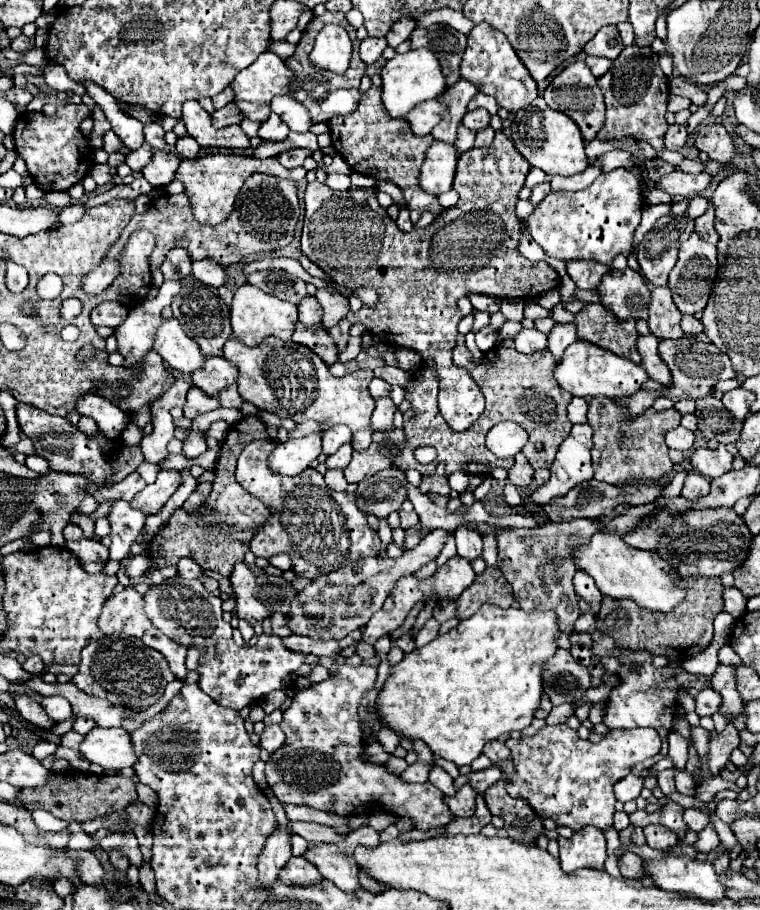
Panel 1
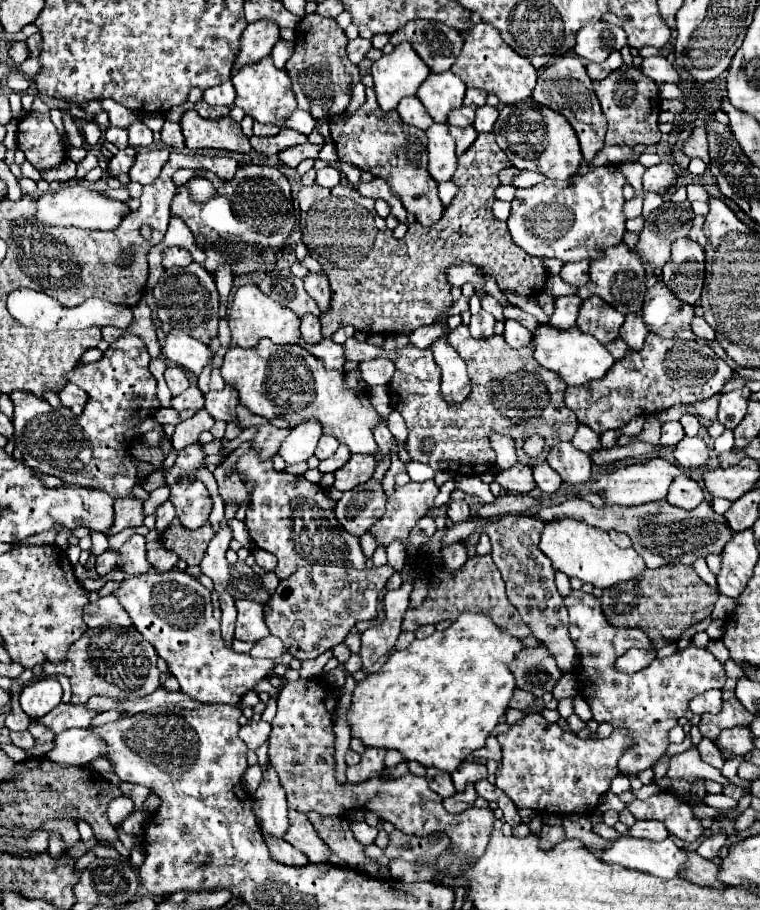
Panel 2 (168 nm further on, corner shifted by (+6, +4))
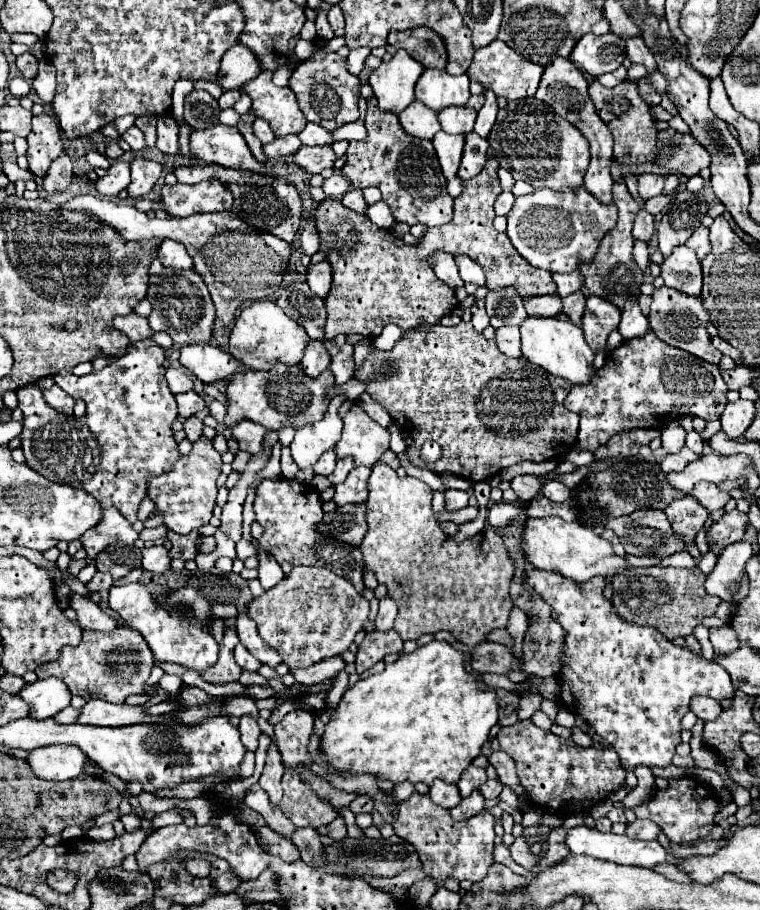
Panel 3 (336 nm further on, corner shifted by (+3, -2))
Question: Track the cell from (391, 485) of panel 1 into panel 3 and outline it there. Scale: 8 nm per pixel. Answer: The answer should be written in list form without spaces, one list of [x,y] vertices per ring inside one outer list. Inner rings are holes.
[[[365,502],[363,504],[345,504],[337,508],[335,512],[325,514],[319,524],[319,530],[351,546],[359,546],[367,530]]]

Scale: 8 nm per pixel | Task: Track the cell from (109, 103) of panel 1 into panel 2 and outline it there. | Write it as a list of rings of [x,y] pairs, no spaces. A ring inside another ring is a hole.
[[[110,126],[110,128],[104,132],[104,138],[106,138],[108,142],[112,142],[116,148],[128,148],[128,136],[126,136],[126,130],[124,130],[124,128]]]

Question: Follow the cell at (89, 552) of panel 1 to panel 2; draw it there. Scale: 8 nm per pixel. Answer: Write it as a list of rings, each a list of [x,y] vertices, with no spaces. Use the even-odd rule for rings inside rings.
[[[106,550],[102,556],[96,558],[96,572],[100,576],[108,574],[114,566],[116,566],[116,552],[112,552],[112,550]]]

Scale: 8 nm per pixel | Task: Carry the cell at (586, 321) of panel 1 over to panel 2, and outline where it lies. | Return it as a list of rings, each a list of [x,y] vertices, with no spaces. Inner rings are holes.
[[[590,296],[582,302],[578,314],[578,328],[586,334],[592,334],[598,342],[608,344],[618,338],[624,316],[606,304],[600,296]]]

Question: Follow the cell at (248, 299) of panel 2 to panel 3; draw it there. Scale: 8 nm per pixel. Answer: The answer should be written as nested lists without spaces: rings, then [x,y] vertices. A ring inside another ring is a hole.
[[[247,300],[235,320],[231,330],[229,352],[233,358],[243,362],[253,370],[269,370],[275,360],[283,364],[299,364],[303,358],[303,350],[309,342],[309,336],[293,318],[285,316],[285,312],[271,300]]]

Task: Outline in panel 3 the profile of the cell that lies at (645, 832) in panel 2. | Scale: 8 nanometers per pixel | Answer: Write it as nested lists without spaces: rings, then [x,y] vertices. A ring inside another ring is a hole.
[[[635,820],[635,822],[627,824],[625,834],[633,840],[657,840],[657,836],[661,834],[661,828],[649,820]]]

